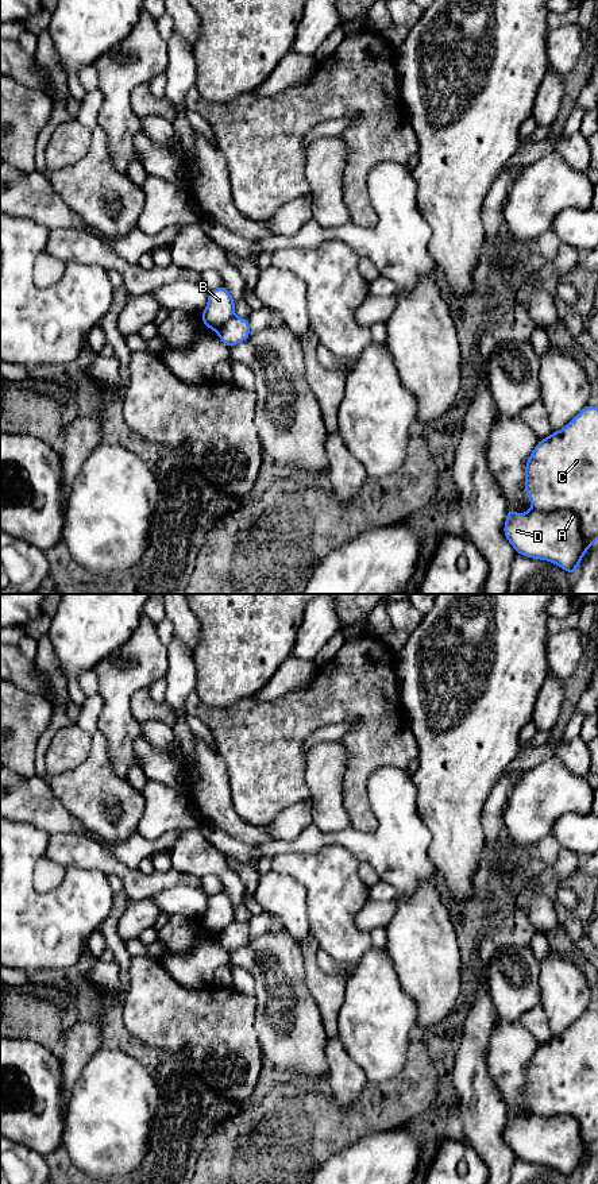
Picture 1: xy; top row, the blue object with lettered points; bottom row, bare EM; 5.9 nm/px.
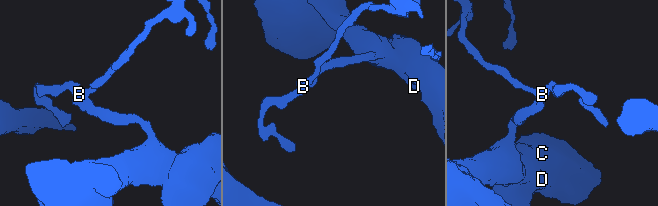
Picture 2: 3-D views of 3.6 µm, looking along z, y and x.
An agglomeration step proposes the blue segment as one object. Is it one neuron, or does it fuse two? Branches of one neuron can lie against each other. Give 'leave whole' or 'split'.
split

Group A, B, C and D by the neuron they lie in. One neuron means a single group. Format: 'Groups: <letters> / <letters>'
Groups: A C D / B

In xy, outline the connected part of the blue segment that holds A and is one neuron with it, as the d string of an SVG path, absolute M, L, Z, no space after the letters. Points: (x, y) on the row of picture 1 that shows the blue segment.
M586 405L563 429L540 439L525 464L526 491L532 508L516 513L508 508L504 535L518 555L547 560L574 575L587 549L598 541L598 408Z

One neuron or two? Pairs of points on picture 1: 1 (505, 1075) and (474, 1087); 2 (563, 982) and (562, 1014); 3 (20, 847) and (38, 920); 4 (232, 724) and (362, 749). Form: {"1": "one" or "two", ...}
{"1": "two", "2": "one", "3": "one", "4": "one"}

